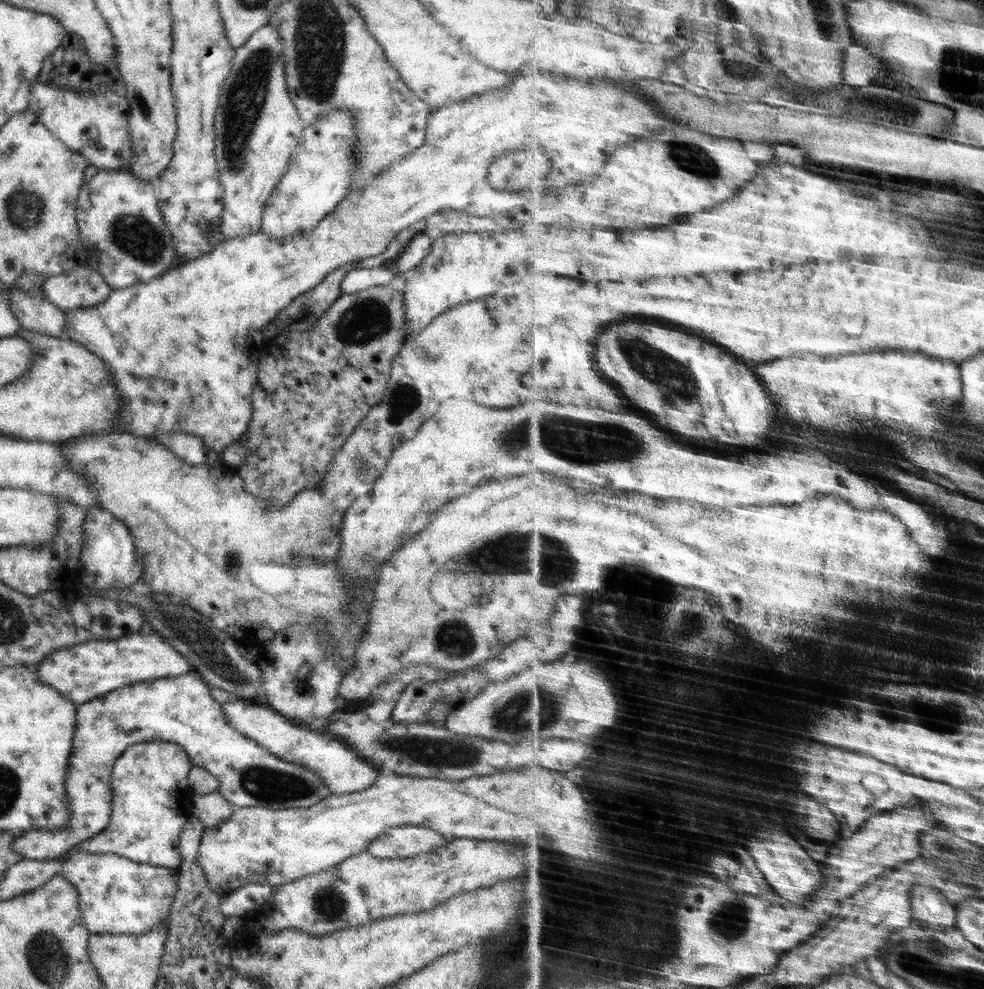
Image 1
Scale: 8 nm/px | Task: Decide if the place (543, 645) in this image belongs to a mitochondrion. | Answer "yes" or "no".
no

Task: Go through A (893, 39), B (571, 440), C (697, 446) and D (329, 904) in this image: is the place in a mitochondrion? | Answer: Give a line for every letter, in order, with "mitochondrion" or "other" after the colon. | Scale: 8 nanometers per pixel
A: other
B: mitochondrion
C: other
D: mitochondrion

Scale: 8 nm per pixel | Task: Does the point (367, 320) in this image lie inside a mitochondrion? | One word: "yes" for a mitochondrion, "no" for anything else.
yes

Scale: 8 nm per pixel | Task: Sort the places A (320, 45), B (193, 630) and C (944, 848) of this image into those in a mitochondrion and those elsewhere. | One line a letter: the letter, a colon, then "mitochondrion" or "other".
A: mitochondrion
B: mitochondrion
C: mitochondrion

